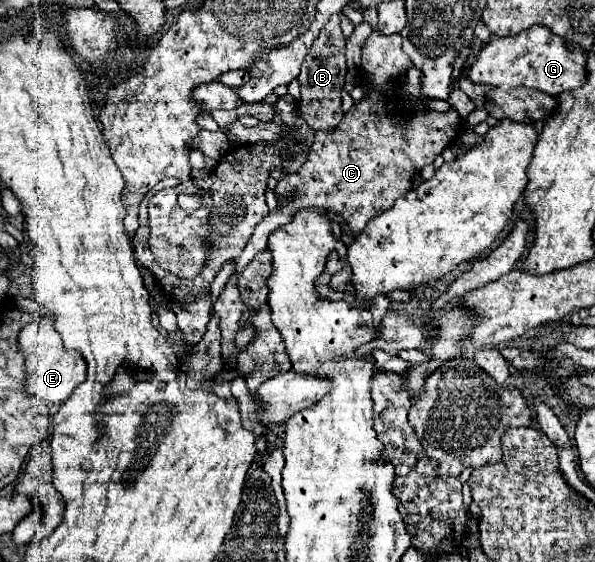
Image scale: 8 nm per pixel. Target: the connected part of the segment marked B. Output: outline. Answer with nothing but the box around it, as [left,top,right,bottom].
[299,16,347,130]

